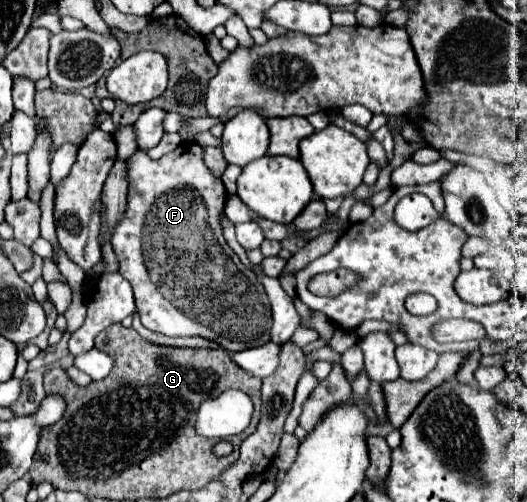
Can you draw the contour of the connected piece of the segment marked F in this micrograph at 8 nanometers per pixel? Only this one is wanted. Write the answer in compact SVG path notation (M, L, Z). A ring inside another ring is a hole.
M185 142L169 154L159 160L151 160L147 154L137 152L129 158L127 214L115 228L111 240L113 252L119 260L119 272L133 286L143 326L171 338L201 336L229 354L267 344L271 340L269 332L273 326L267 292L255 272L239 260L221 234L219 208L225 204L223 182L217 180L203 164L203 148L199 144Z

